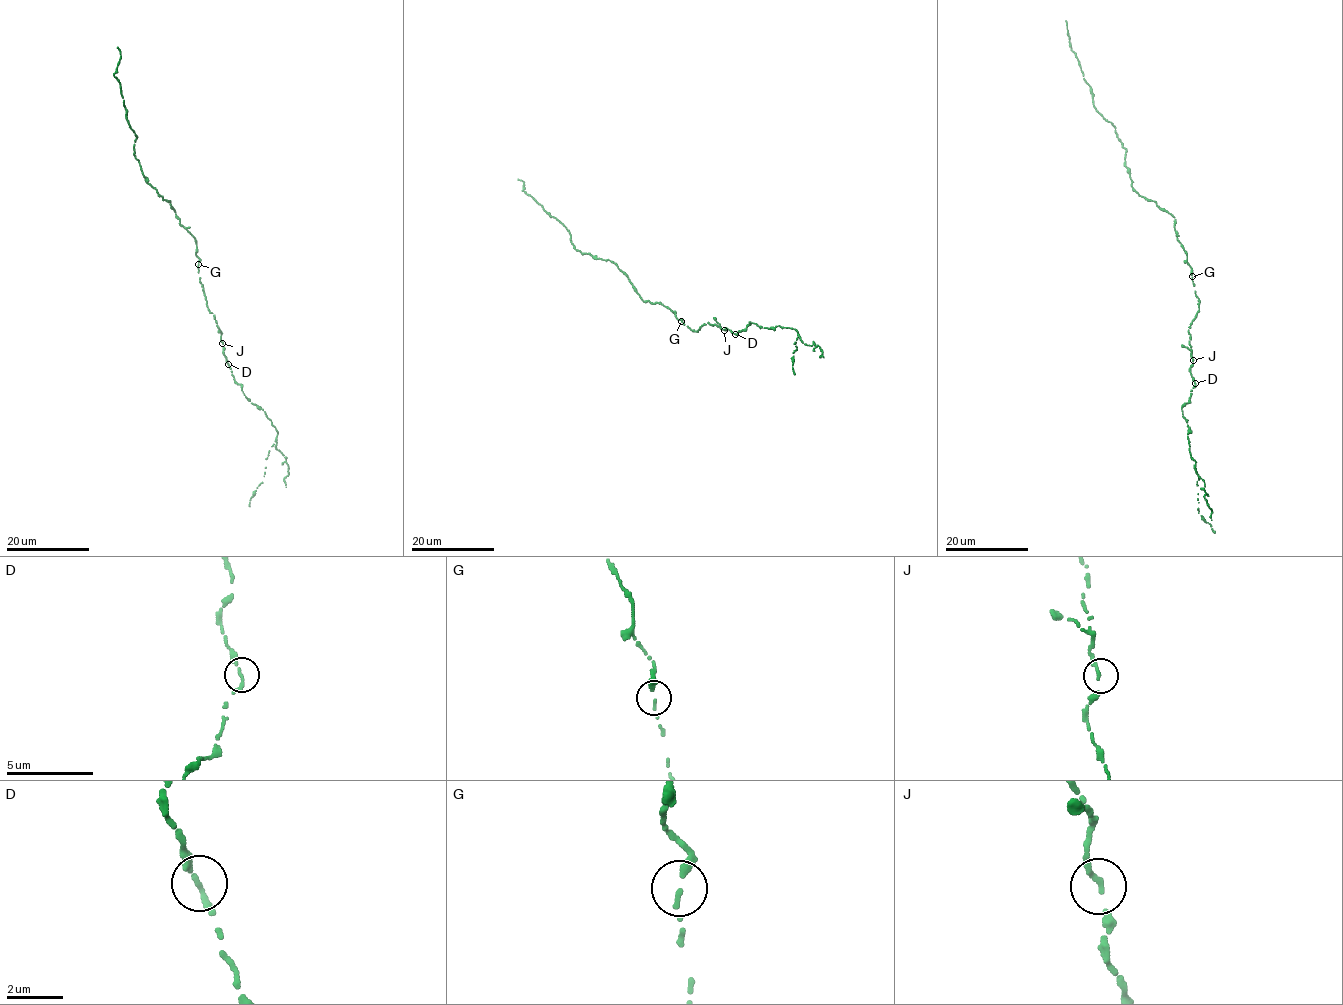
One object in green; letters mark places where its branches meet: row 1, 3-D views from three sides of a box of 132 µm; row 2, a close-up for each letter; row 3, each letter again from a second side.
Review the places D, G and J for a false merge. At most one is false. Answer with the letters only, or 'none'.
D

